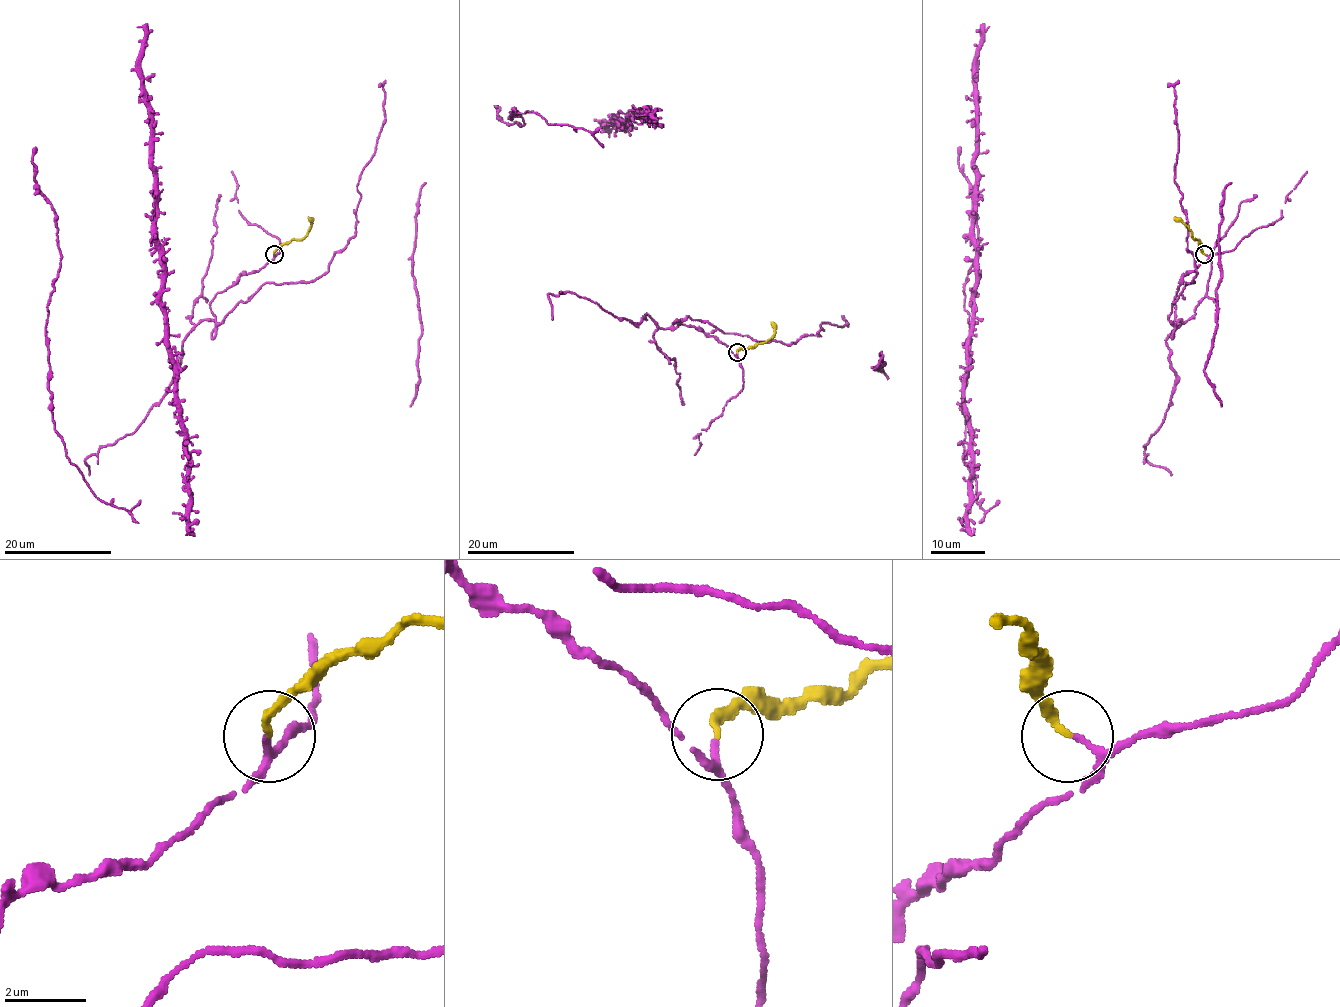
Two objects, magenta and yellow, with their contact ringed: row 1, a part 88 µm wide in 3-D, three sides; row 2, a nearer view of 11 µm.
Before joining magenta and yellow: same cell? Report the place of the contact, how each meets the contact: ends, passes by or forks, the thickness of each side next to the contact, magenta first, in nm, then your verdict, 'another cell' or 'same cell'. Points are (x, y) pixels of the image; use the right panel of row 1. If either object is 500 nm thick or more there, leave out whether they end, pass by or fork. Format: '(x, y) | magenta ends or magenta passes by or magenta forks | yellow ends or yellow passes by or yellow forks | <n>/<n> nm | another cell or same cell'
(1204, 254) | magenta passes by | yellow ends | 120/190 nm | same cell

